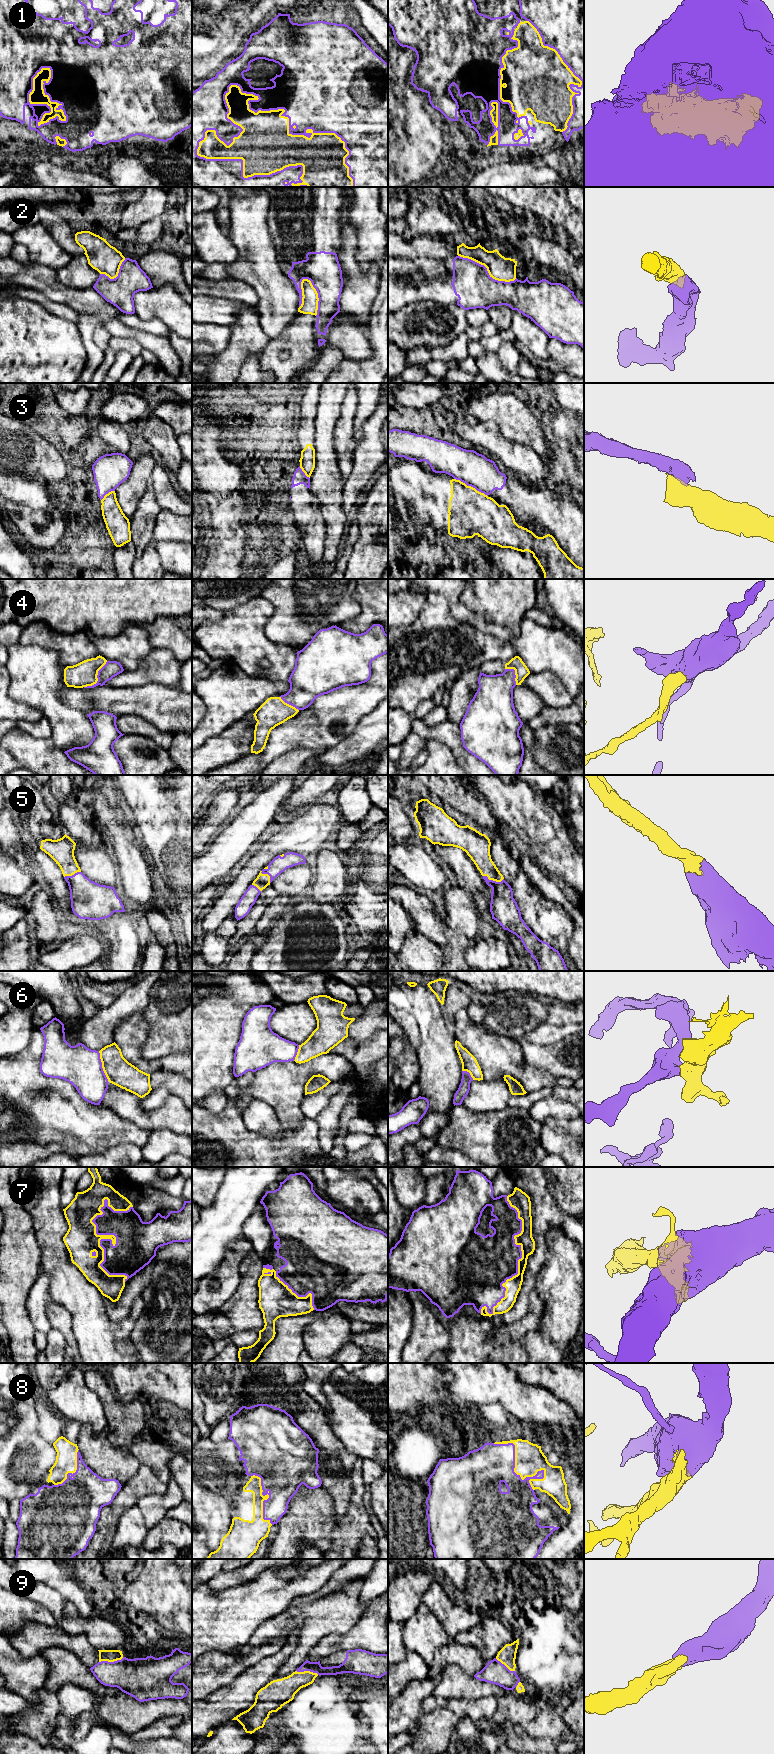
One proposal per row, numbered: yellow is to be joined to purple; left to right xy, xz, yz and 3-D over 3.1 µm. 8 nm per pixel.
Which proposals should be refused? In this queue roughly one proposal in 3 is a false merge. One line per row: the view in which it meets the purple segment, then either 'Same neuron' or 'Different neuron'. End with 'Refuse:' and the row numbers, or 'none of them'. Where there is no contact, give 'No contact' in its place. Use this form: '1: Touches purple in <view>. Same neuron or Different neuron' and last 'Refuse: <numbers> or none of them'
1: Touches purple in xz. Same neuron
2: Touches purple in xz. Different neuron
3: Touches purple in yz. Different neuron
4: Touches purple in xy. Different neuron
5: Touches purple in yz. Same neuron
6: Touches purple in xy. Different neuron
7: Touches purple in xy. Same neuron
8: Touches purple in yz. Same neuron
9: Touches purple in xy. Same neuron
Refuse: 2, 3, 4, 6

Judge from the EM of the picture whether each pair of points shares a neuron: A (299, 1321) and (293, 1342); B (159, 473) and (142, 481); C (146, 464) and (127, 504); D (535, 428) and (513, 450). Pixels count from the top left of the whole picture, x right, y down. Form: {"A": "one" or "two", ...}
{"A": "one", "B": "two", "C": "one", "D": "two"}

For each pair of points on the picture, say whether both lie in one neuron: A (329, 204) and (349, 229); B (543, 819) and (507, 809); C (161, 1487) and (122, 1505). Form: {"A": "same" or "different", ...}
{"A": "different", "B": "same", "C": "same"}

